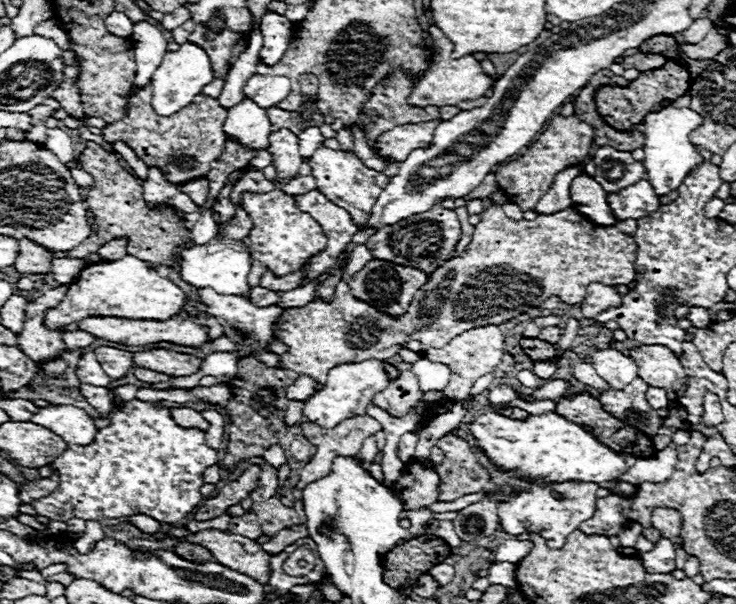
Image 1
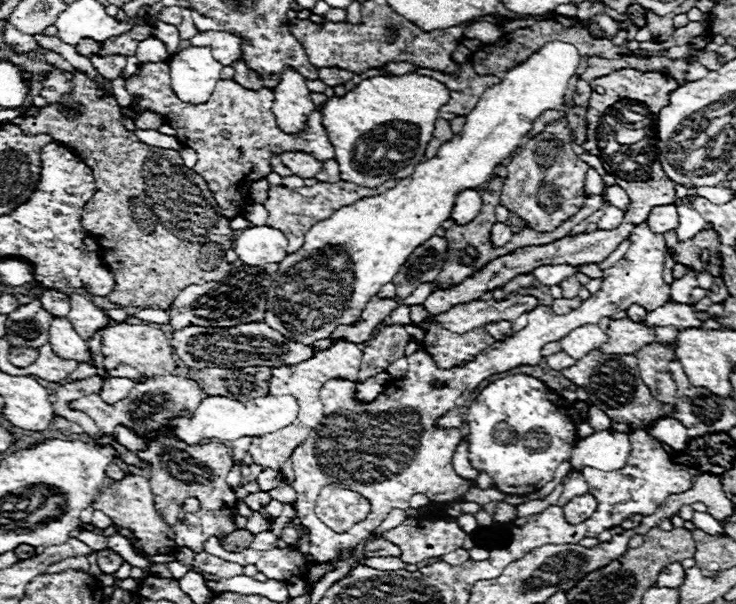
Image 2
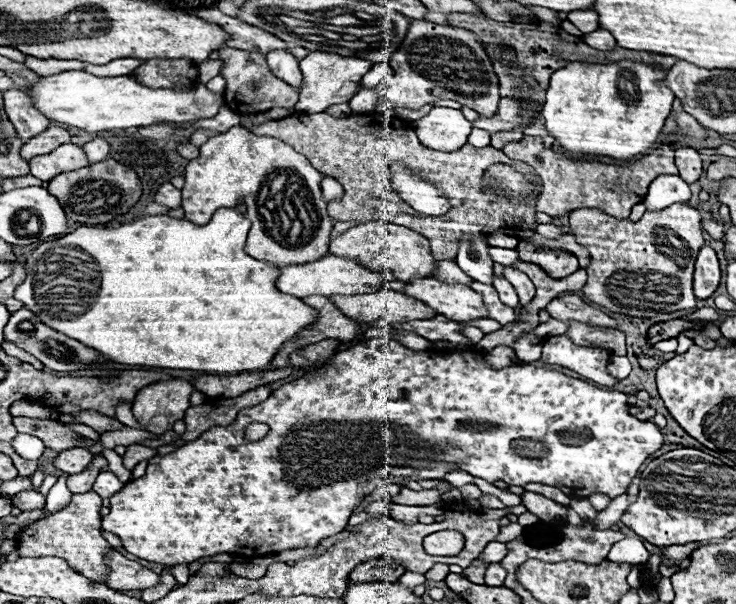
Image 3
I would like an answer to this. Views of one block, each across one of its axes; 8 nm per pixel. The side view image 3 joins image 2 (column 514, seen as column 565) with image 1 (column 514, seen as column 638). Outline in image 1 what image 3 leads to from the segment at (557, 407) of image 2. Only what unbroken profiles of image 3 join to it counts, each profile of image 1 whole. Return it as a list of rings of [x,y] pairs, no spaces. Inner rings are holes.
[[[498,412],[480,414],[470,422],[472,436],[482,444],[484,454],[504,470],[516,470],[518,476],[542,476],[546,482],[584,480],[584,482],[606,482],[622,476],[628,466],[622,454],[598,442],[582,426],[566,420],[556,412],[536,414],[528,420],[512,420]]]

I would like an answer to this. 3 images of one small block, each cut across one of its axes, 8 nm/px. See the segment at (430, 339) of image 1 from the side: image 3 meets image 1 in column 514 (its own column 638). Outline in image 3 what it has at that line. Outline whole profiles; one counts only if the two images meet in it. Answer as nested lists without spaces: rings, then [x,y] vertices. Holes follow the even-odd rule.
[[[672,204],[658,212],[644,212],[638,222],[630,222],[610,218],[600,210],[580,208],[570,212],[570,228],[592,258],[586,266],[588,282],[582,288],[584,296],[592,302],[612,312],[614,308],[622,310],[624,306],[638,306],[640,302],[660,304],[664,312],[696,308],[692,274],[698,250],[704,246],[698,210],[688,204]],[[668,276],[674,280],[668,280]]]

